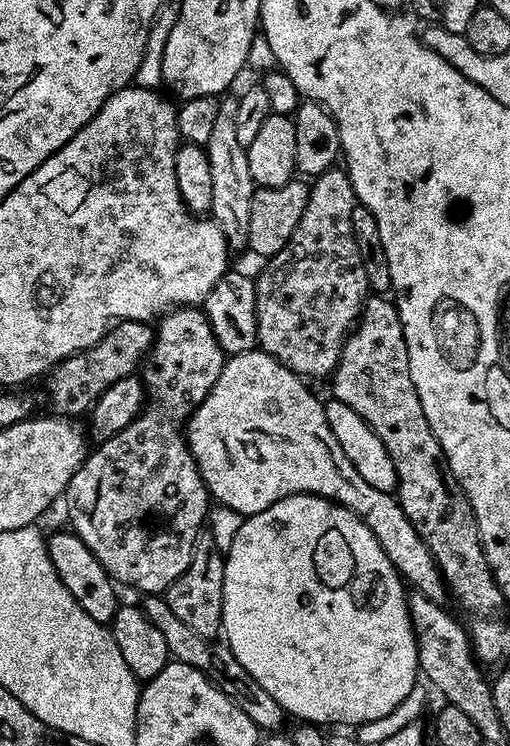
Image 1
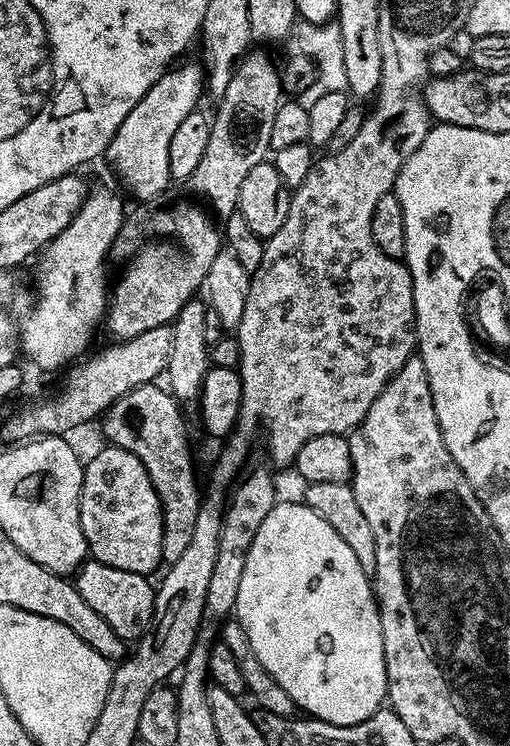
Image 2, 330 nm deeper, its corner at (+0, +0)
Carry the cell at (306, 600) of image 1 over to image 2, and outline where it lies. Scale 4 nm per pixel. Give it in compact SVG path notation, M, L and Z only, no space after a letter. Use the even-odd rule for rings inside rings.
M277 502L270 510L270 514L266 514L266 522L262 522L262 526L258 526L258 534L254 534L254 542L246 554L246 566L242 570L242 582L238 586L238 602L234 616L246 632L246 638L249 639L249 644L253 654L257 656L258 662L272 676L274 682L290 696L295 707L300 712L304 711L301 713L338 726L354 726L379 712L385 703L388 694L388 679L386 678L386 662L382 646L380 606L376 602L373 581L370 579L369 573L362 570L354 550L350 550L350 546L346 546L346 542L342 542L338 530L334 530L334 526L330 526L330 522L326 522L326 518L322 518L302 502L296 502L296 504Z

